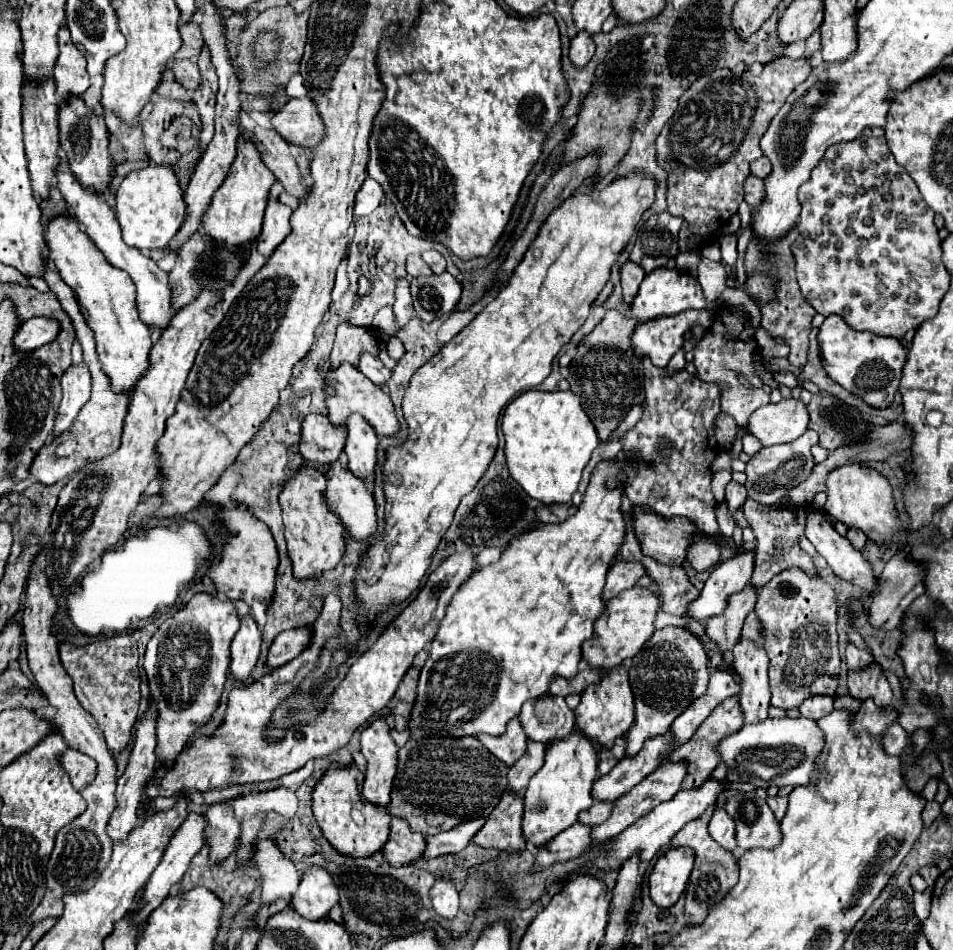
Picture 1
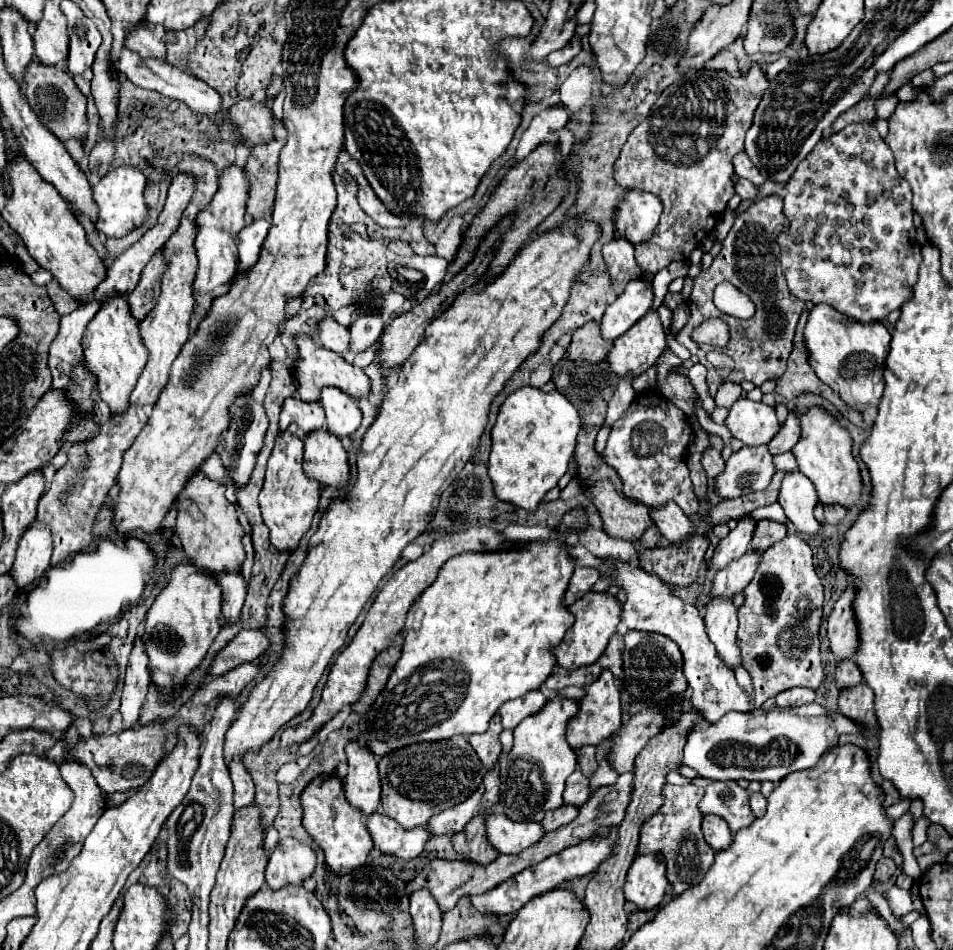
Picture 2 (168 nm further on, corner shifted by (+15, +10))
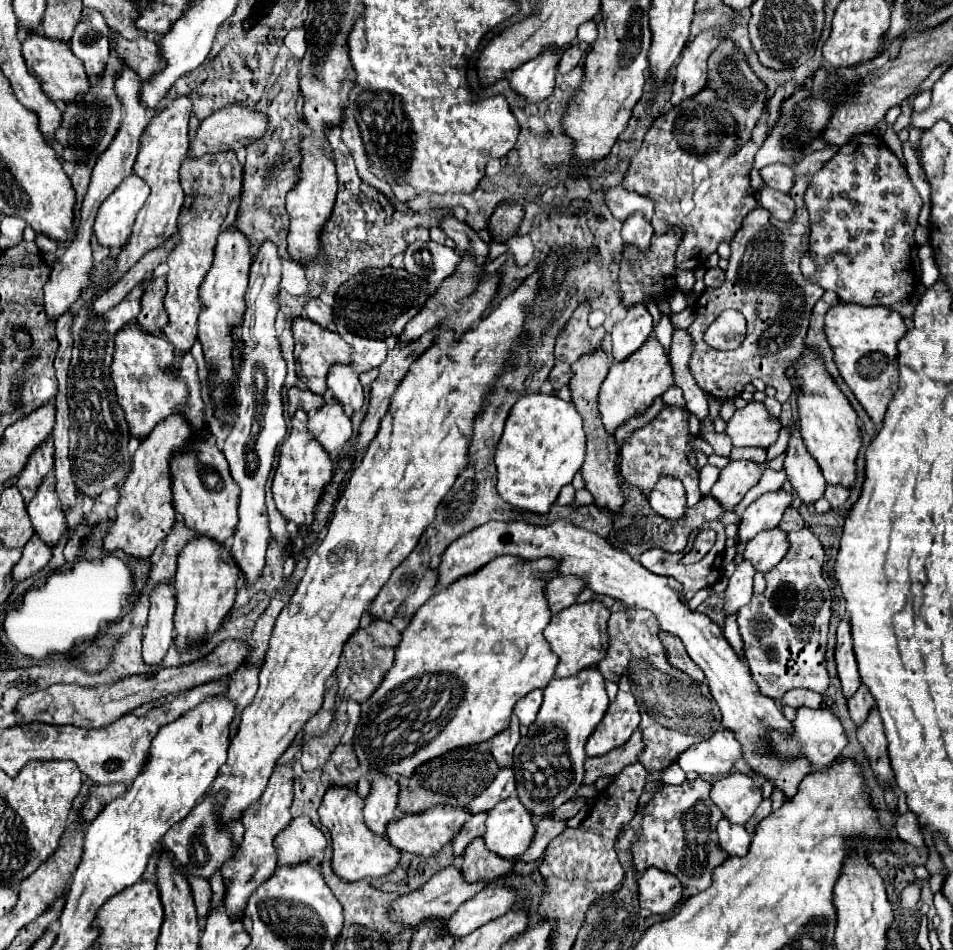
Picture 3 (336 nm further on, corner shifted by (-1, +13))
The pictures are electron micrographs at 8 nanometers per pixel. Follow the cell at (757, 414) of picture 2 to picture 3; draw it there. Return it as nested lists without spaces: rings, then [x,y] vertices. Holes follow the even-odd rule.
[[[750,401],[746,407],[734,411],[726,423],[726,433],[730,435],[734,447],[770,447],[776,443],[782,425],[772,417],[764,403]]]

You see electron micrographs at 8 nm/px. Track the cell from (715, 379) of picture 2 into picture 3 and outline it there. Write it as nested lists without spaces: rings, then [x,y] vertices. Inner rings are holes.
[[[798,175],[790,197],[796,203],[794,219],[788,223],[778,221],[768,209],[756,207],[746,215],[742,227],[734,235],[730,247],[730,265],[726,269],[726,281],[722,287],[706,287],[706,291],[696,301],[696,319],[688,327],[696,341],[694,353],[690,357],[690,369],[696,383],[712,397],[720,401],[734,399],[742,393],[744,385],[754,377],[760,377],[766,385],[776,387],[776,399],[780,403],[788,401],[792,391],[792,377],[786,373],[796,365],[796,359],[804,353],[806,333],[812,309],[822,297],[824,289],[812,285],[800,273],[800,253],[808,247],[810,221],[808,211],[802,201],[810,177]],[[738,309],[746,315],[748,333],[744,343],[734,351],[718,351],[704,343],[702,335],[708,325],[724,311]],[[758,309],[758,313],[756,313]]]

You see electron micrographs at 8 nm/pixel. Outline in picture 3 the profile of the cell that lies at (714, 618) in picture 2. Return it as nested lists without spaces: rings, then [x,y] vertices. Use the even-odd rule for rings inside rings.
[[[742,561],[736,567],[736,571],[730,577],[728,587],[726,587],[726,603],[724,603],[726,615],[738,613],[752,599],[752,577],[754,577],[754,573],[756,571],[746,561]]]

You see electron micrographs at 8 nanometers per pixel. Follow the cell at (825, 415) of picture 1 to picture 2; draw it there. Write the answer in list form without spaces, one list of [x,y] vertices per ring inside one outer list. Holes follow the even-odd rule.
[[[790,412],[784,428],[770,440],[768,450],[770,450],[774,456],[784,454],[784,452],[792,450],[792,446],[798,442],[798,438],[800,438],[800,416]]]

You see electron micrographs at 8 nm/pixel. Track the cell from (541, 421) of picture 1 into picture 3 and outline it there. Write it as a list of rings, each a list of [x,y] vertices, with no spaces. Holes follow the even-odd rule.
[[[528,393],[516,401],[506,421],[504,435],[496,449],[498,495],[520,509],[548,513],[564,485],[572,483],[580,471],[586,453],[586,435],[582,417],[572,401],[550,393]]]

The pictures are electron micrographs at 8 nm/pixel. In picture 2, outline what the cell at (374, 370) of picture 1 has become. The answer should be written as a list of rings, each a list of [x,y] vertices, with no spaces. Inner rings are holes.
[[[324,316],[320,320],[316,338],[320,340],[322,346],[346,356],[346,352],[348,352],[348,330],[344,326],[340,326],[336,320],[332,320],[332,316]]]

